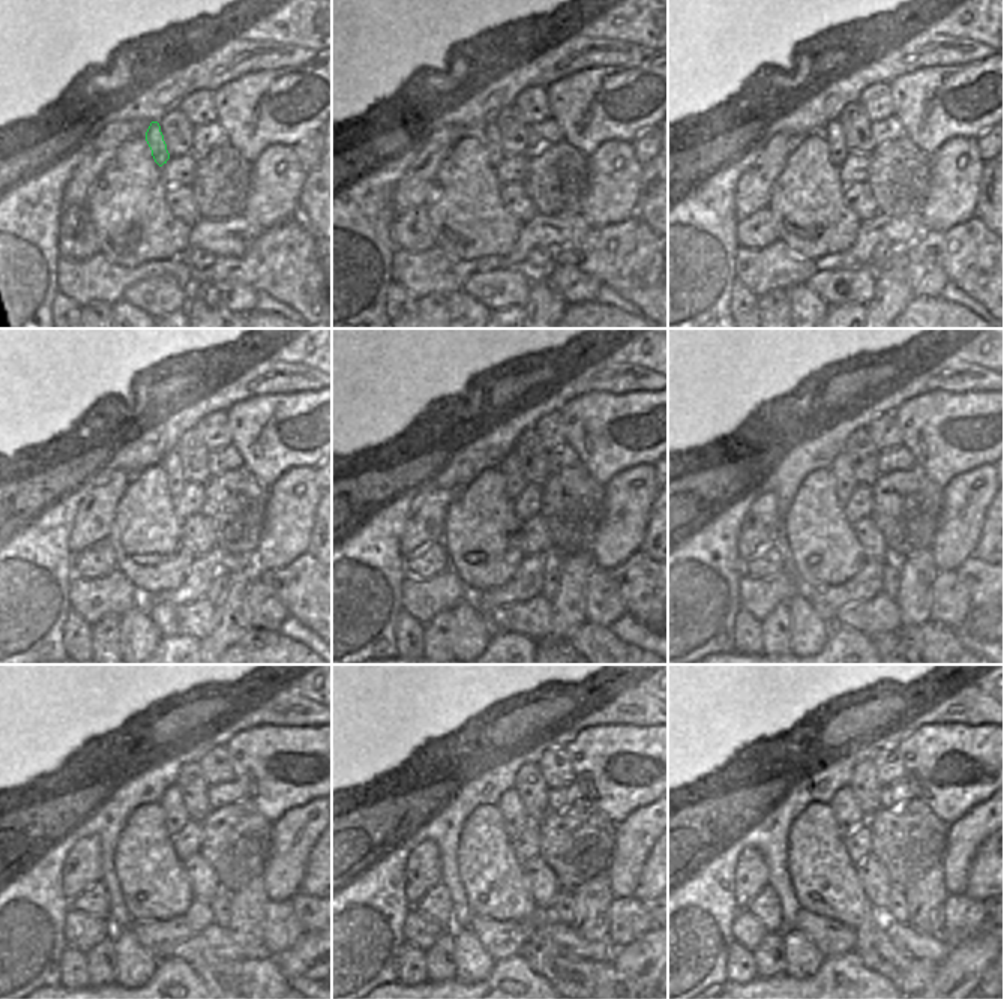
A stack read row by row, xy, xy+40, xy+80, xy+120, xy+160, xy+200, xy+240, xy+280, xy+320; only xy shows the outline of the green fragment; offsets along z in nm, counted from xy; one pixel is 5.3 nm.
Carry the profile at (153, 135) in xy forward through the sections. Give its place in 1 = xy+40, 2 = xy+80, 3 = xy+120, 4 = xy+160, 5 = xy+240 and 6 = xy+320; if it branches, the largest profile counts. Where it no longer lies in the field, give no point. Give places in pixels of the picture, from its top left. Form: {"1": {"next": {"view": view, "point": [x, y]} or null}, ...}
{"1": {"next": {"view": "xy+40", "point": [489, 132]}}, "2": {"next": {"view": "xy+80", "point": [833, 135]}}, "3": {"next": {"view": "xy+120", "point": [176, 482]}}, "4": {"next": {"view": "xy+160", "point": [514, 483]}}, "5": {"next": {"view": "xy+240", "point": [171, 803]}}, "6": {"next": {"view": "xy+320", "point": [850, 818]}}}

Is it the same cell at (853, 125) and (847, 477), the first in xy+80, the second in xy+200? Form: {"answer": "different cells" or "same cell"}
{"answer": "different cells"}

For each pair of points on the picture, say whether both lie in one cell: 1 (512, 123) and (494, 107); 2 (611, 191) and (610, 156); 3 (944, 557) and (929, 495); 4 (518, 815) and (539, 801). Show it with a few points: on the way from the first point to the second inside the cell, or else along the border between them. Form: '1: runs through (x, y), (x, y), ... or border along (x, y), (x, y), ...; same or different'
1: border along (514, 105), (508, 107), (494, 122); different
2: runs through (611, 182), (611, 165); same
3: border along (943, 492), (941, 518), (935, 536), (928, 546); different
4: border along (514, 788), (526, 815), (532, 821); different

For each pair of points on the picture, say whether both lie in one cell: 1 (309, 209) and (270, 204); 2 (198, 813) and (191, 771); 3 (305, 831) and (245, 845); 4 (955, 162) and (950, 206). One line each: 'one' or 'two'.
1: two
2: one
3: two
4: one

